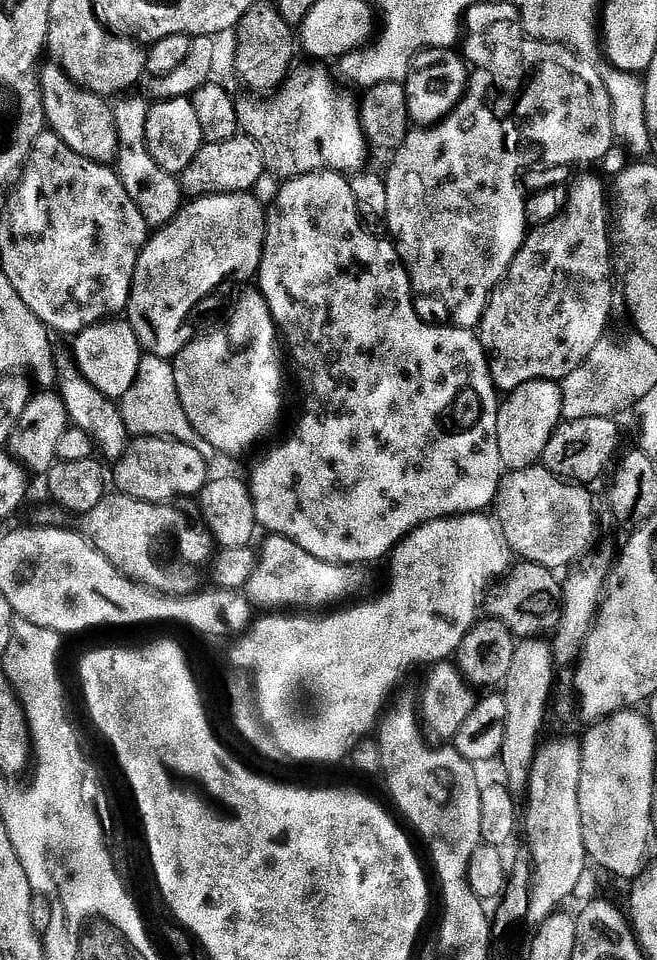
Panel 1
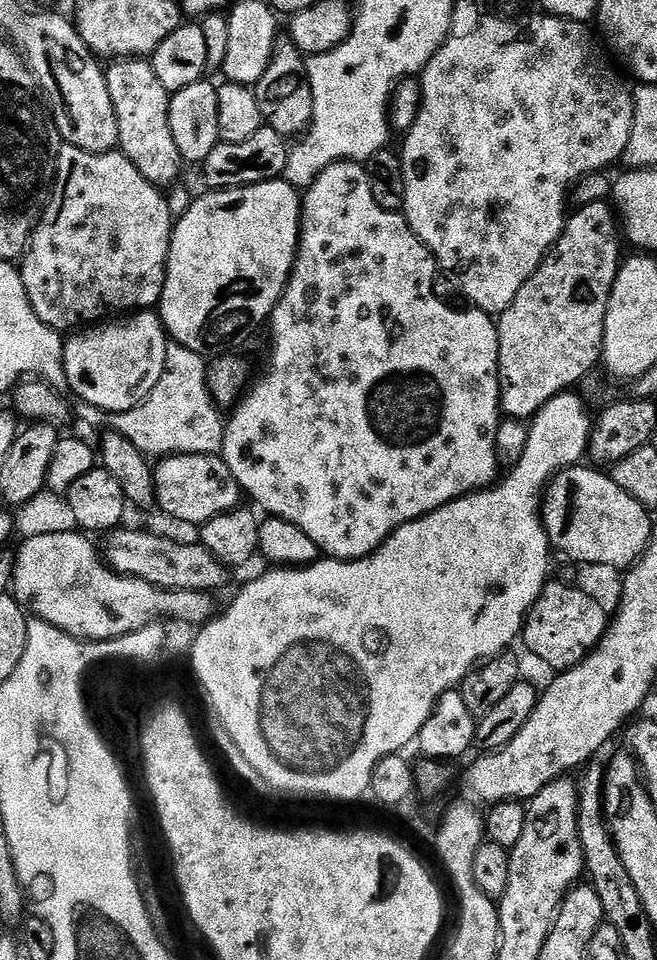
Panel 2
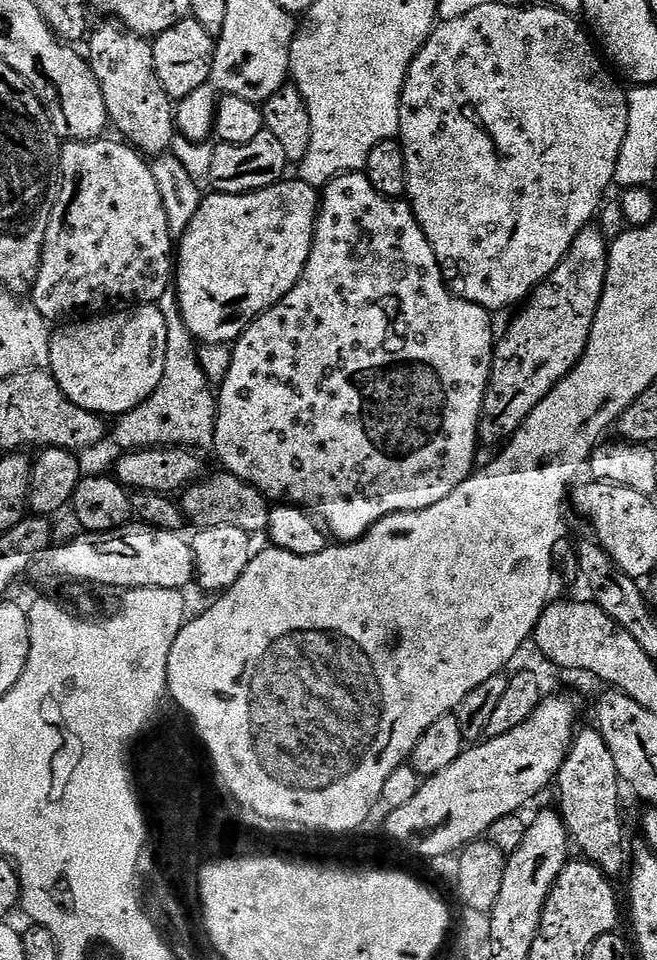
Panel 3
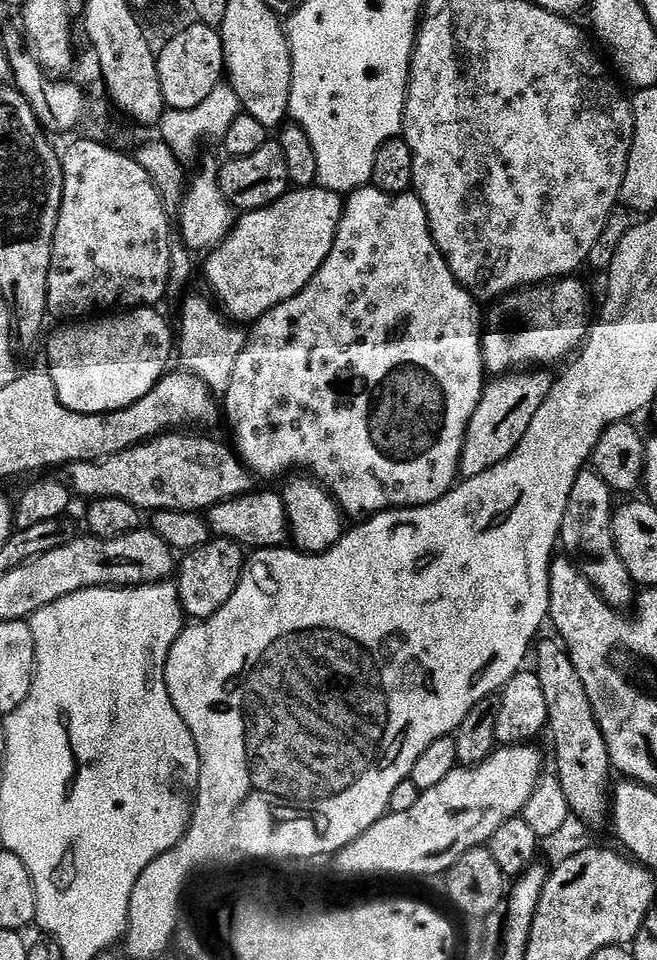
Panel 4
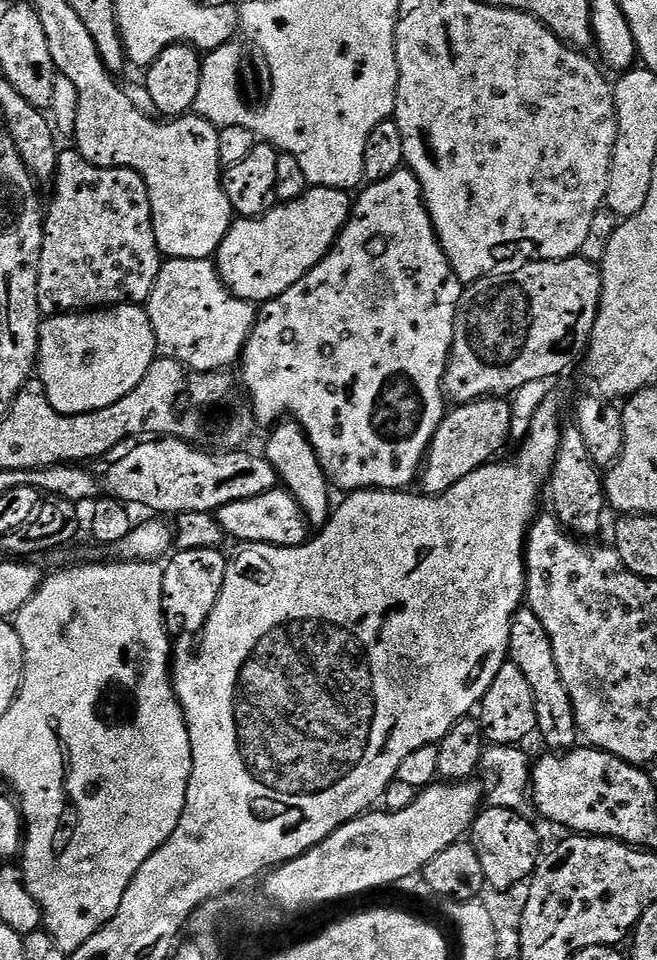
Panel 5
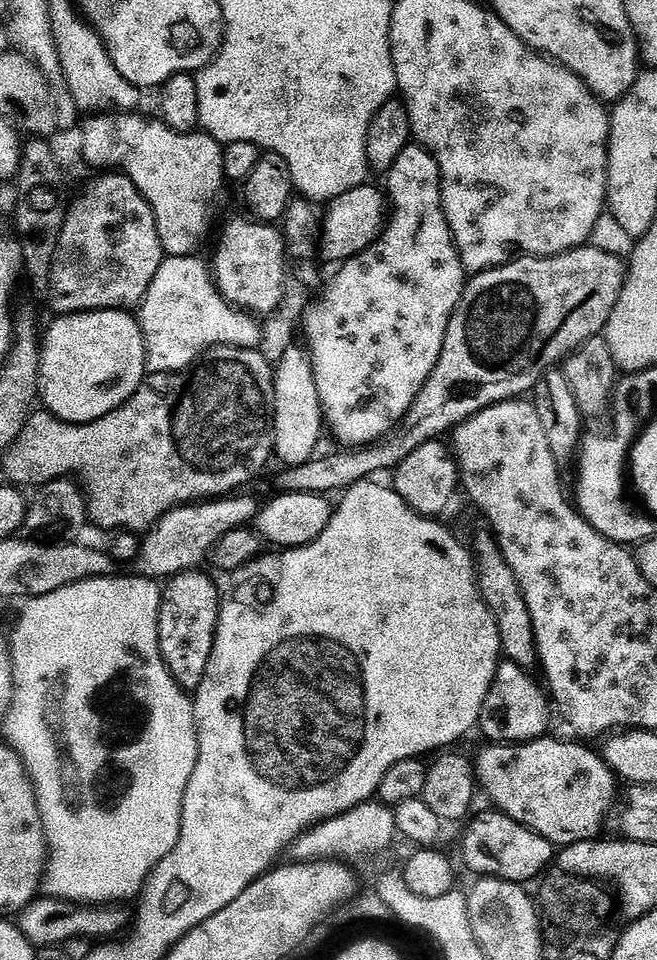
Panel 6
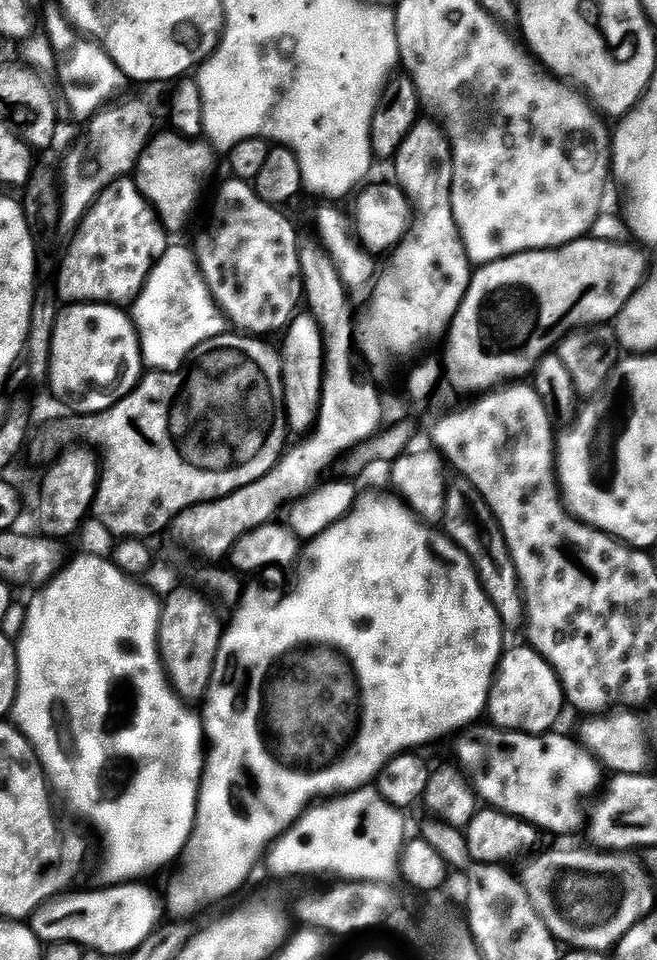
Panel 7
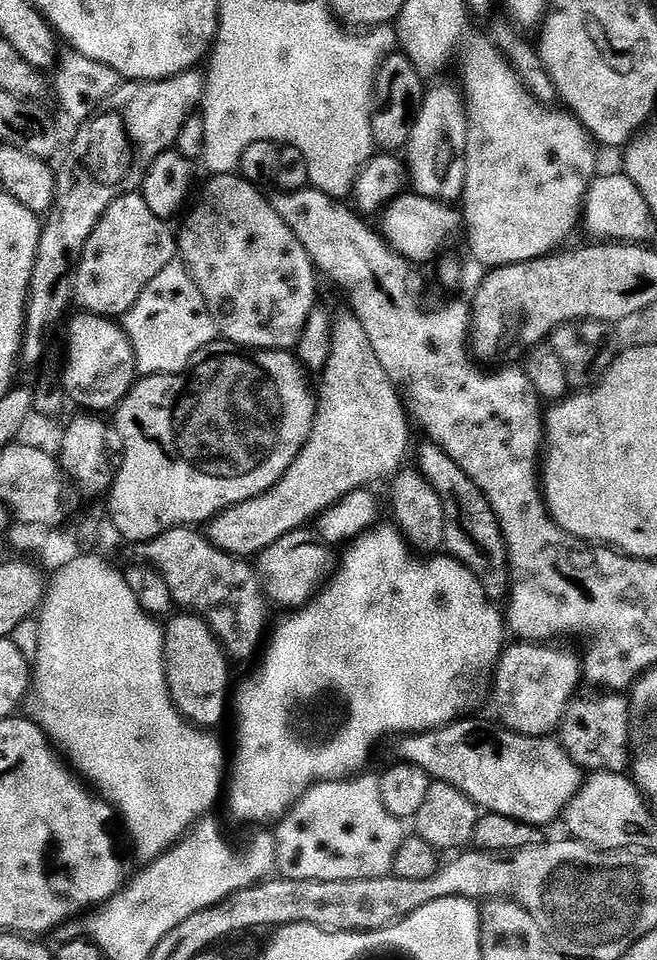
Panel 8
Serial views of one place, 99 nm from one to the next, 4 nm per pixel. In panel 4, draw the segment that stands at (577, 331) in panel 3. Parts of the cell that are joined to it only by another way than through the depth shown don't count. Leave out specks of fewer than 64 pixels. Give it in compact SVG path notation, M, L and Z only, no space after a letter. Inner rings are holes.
M500 374L487 385L483 396L476 404L474 414L468 419L468 431L464 433L462 455L458 465L465 477L480 476L499 464L512 453L528 423L532 420L543 398L540 396L540 382L532 374Z

